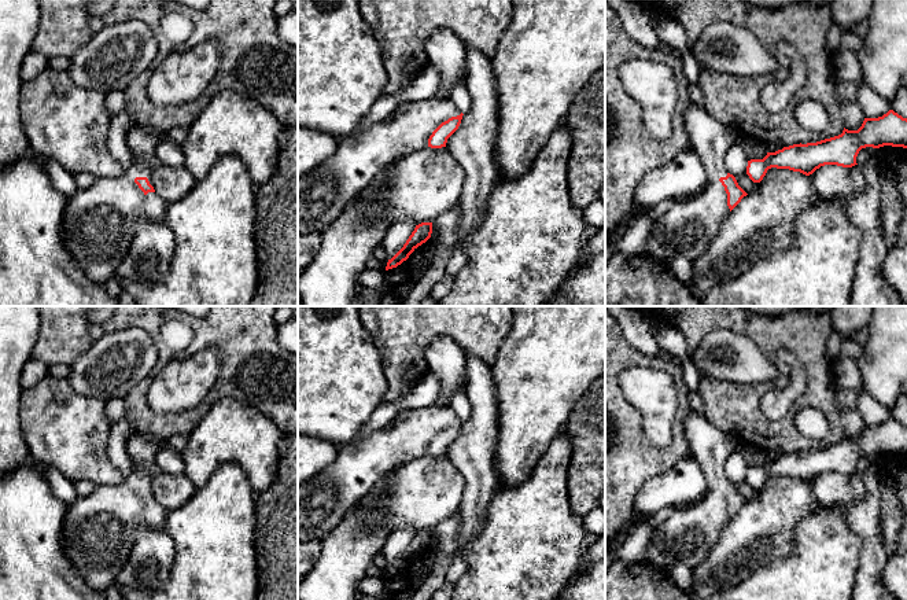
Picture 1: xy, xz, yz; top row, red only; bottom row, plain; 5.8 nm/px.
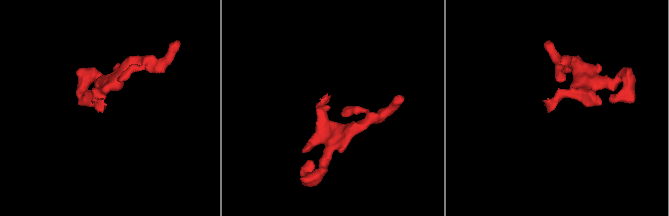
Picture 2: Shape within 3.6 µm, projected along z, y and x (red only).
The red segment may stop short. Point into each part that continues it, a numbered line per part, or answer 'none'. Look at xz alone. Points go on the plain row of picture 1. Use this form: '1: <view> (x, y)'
1: xz (323, 500)

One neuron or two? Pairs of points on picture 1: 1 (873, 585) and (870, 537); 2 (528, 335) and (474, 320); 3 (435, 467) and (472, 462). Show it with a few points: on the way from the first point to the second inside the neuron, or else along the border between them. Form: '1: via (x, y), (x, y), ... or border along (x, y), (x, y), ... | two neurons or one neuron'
1: via (872, 573), (872, 549) | one neuron
2: border along (513, 320), (496, 359) | two neurons
3: border along (445, 455), (464, 479), (463, 493) | two neurons

